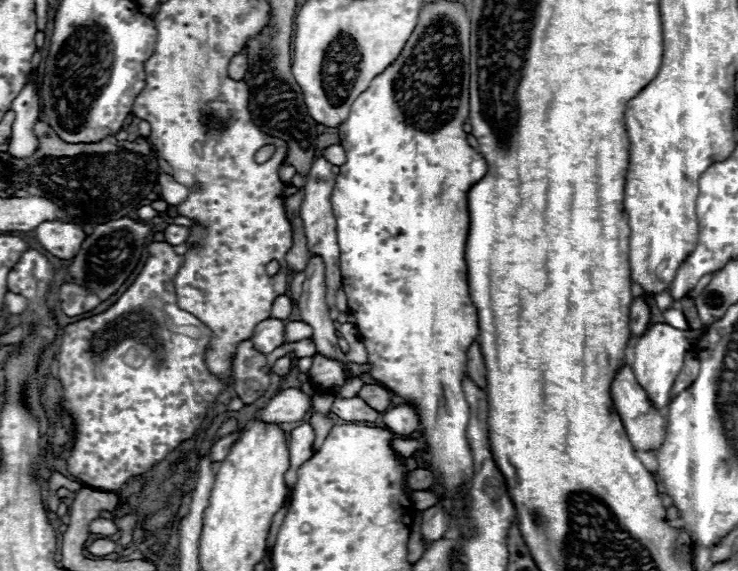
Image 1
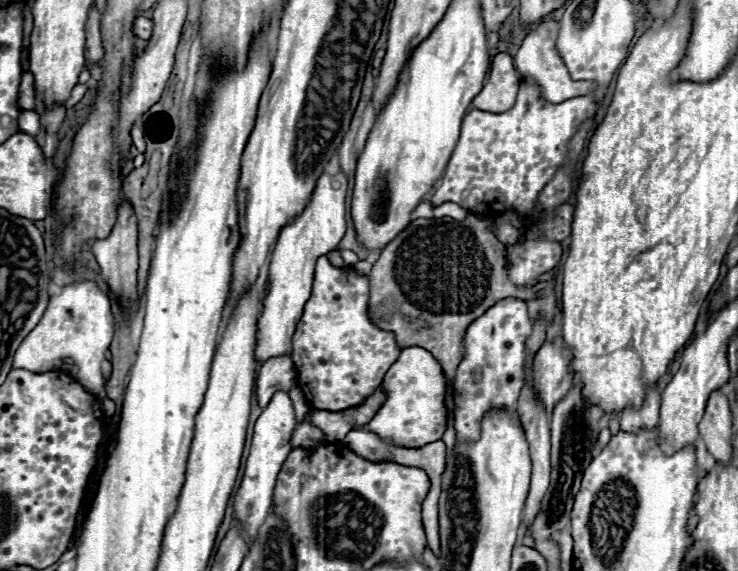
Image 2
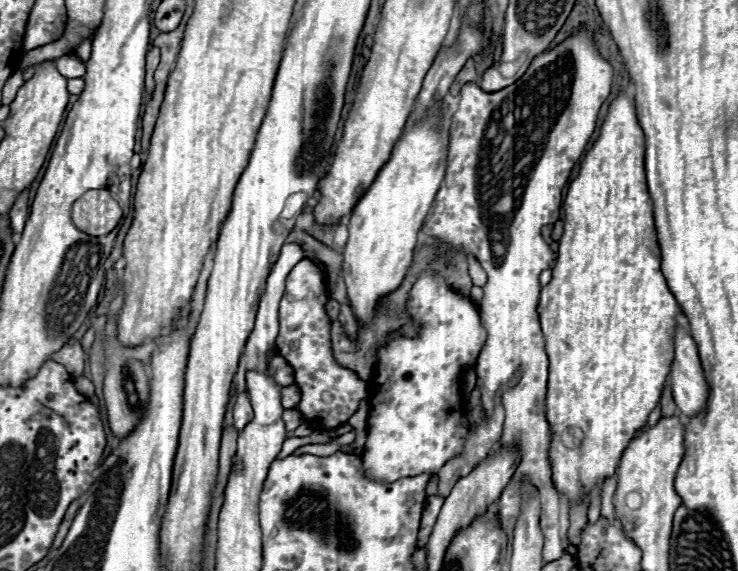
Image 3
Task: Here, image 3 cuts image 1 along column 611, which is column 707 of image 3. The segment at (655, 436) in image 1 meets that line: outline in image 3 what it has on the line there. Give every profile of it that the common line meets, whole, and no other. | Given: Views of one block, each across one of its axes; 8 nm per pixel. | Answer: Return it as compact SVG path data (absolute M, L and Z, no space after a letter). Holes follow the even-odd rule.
M680 326L674 330L674 358L670 366L670 386L678 410L694 416L704 408L708 384L698 358L696 342Z

